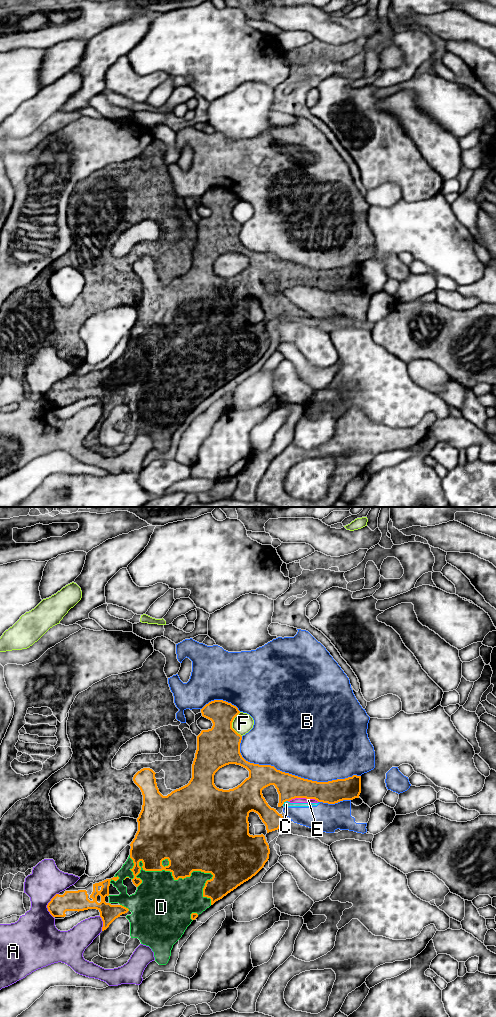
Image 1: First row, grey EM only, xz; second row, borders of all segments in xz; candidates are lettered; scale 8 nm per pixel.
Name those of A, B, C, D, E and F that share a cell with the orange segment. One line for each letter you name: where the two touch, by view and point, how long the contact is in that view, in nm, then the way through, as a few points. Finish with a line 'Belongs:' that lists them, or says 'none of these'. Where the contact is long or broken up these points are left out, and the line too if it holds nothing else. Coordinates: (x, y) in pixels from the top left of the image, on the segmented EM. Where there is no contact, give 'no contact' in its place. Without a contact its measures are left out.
D: xz (179, 877) | 750 nm
Belongs: D

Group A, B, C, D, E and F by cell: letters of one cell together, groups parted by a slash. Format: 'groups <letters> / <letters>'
groups A B C E / D / F

